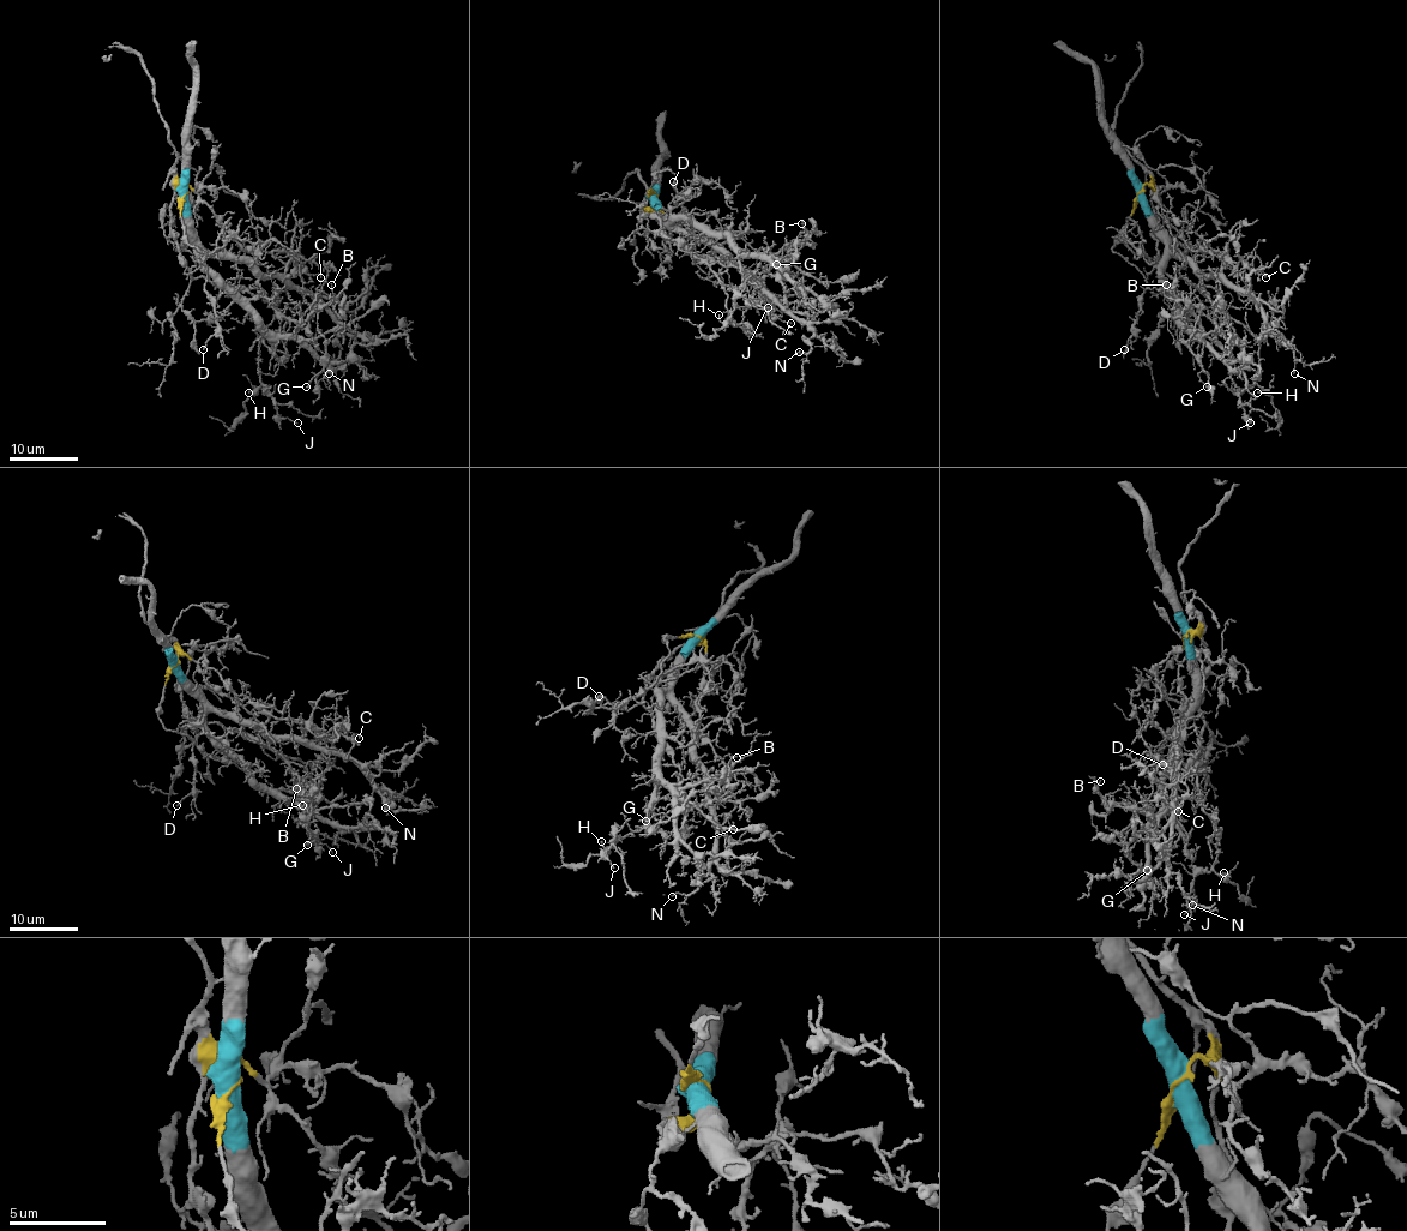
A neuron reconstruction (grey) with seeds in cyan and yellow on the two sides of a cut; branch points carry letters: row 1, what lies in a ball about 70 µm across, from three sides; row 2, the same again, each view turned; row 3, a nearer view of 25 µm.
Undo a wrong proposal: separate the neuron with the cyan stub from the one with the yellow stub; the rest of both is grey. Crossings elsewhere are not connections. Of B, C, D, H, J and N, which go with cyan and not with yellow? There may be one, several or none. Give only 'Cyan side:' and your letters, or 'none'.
Cyan side: B, N

